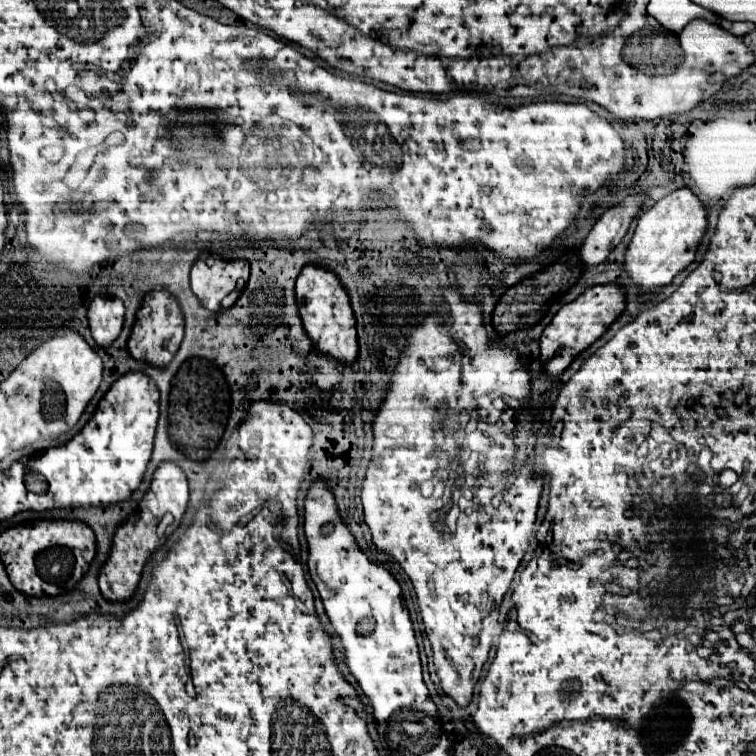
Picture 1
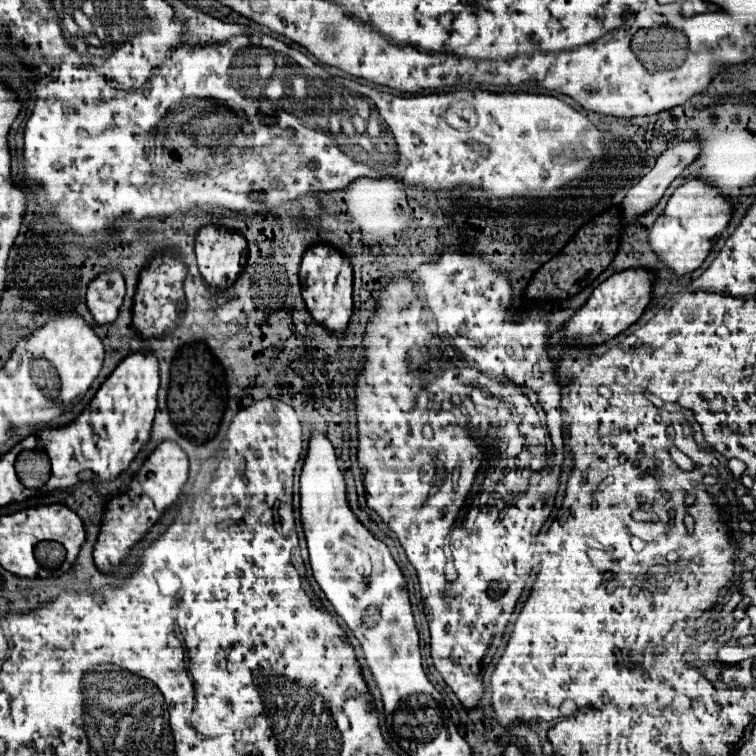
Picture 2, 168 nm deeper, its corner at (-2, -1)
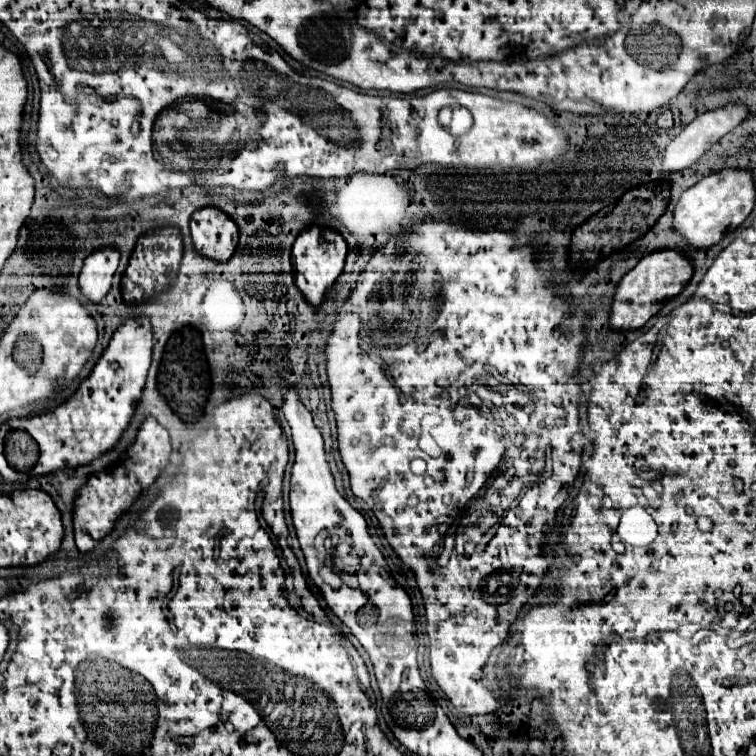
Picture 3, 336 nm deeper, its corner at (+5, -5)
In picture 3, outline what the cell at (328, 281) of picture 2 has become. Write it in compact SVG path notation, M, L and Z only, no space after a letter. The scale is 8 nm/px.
M309 225L297 235L291 255L293 255L293 275L297 287L301 289L305 299L309 299L309 303L321 305L325 301L327 289L335 283L335 279L343 271L345 257L347 257L345 239L339 235L339 231L327 225Z

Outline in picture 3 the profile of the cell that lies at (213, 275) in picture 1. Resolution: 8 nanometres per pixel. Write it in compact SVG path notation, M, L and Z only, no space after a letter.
M203 207L191 215L191 237L199 255L225 261L237 249L239 229L235 221L217 207Z

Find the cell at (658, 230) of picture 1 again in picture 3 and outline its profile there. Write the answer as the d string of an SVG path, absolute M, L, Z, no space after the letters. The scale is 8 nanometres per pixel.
M725 167L687 189L675 207L675 229L693 245L707 247L719 243L731 227L731 233L749 217L755 207L755 181L751 169Z

